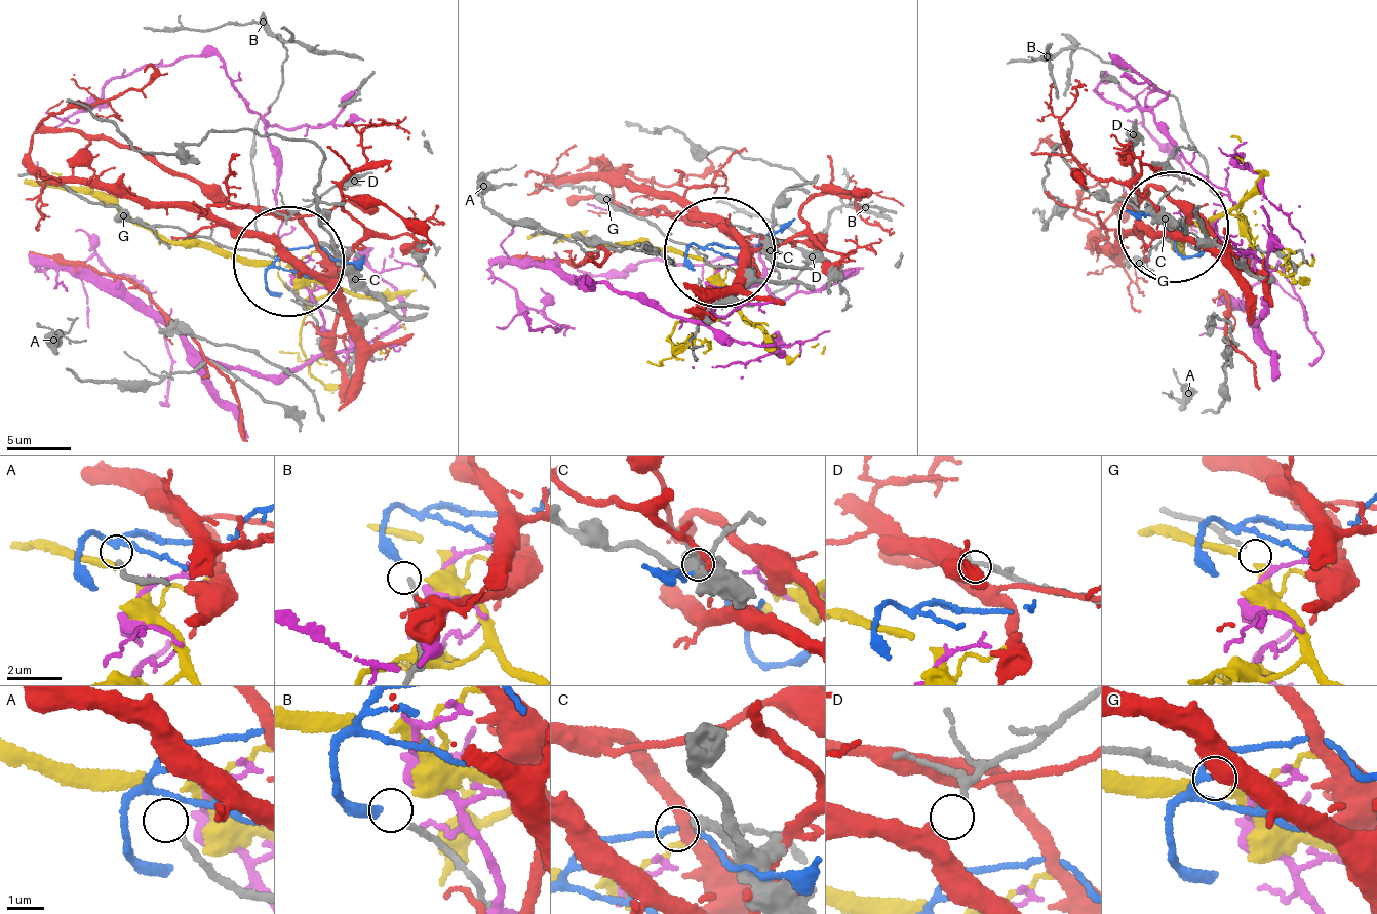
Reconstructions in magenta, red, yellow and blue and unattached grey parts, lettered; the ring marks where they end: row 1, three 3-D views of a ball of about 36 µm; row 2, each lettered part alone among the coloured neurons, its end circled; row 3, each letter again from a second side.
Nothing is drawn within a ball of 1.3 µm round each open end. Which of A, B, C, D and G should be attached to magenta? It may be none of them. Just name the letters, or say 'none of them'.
G

